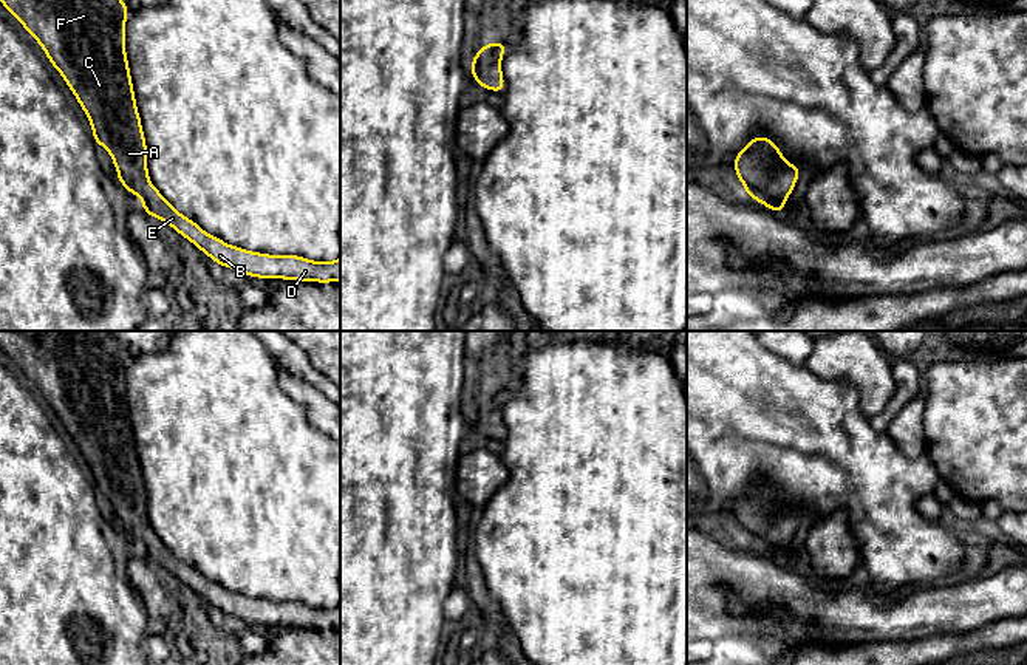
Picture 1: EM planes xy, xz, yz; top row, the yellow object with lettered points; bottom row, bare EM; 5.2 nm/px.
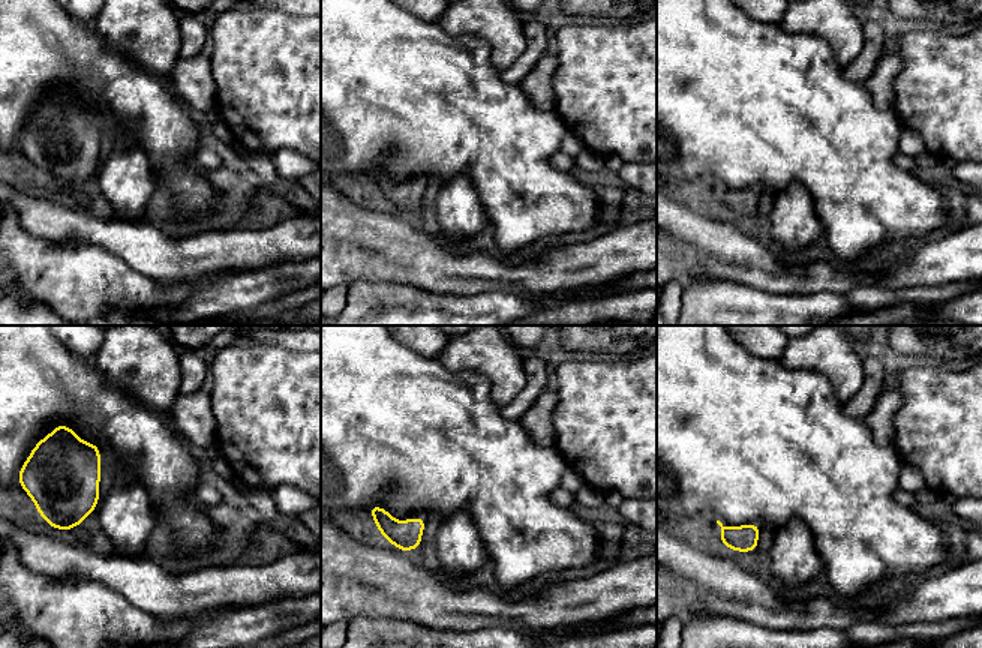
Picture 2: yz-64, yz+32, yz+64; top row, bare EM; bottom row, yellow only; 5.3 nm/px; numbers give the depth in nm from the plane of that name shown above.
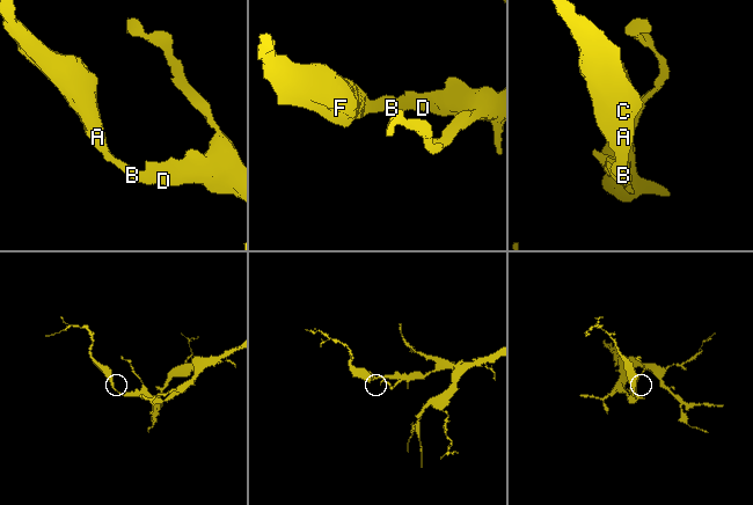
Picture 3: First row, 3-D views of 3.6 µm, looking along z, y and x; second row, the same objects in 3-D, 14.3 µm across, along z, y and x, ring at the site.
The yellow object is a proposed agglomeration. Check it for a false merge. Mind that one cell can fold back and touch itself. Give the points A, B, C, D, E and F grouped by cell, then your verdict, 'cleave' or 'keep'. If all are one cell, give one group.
A B C D E F; keep

